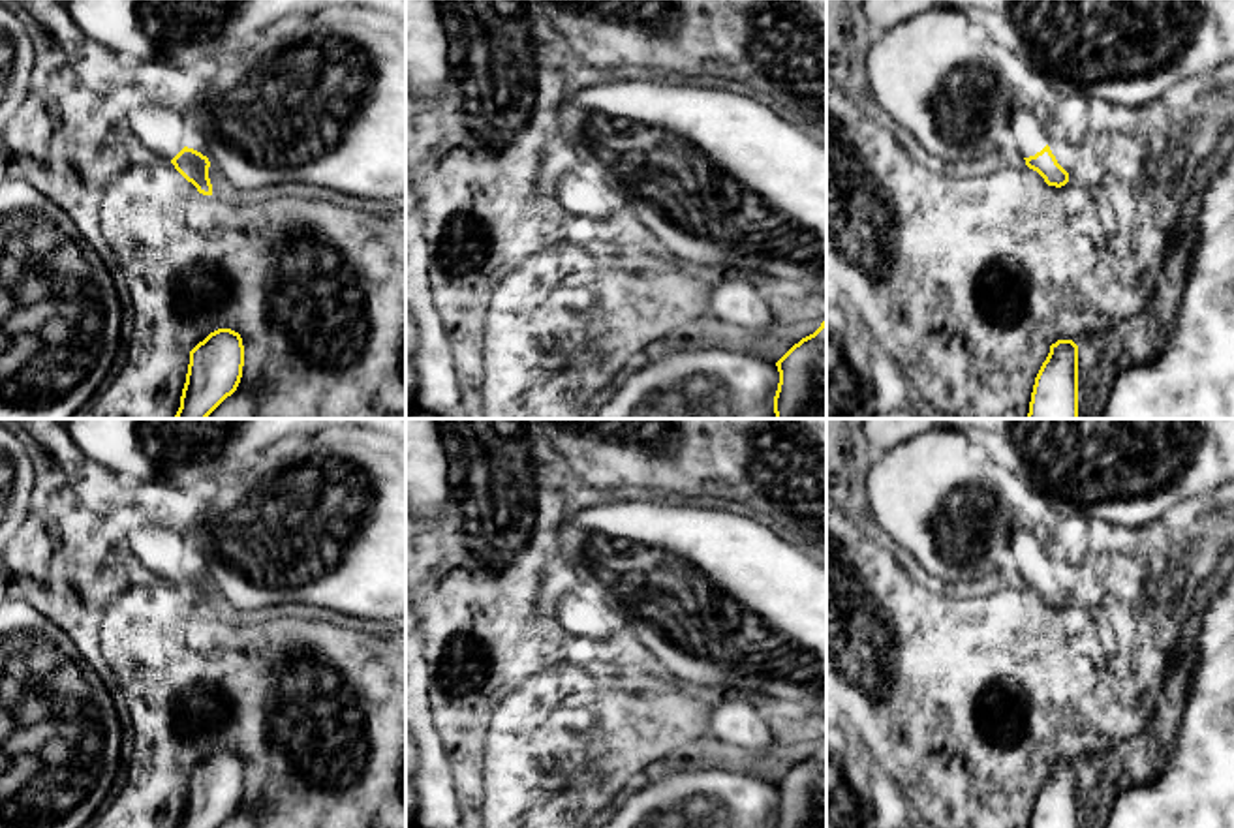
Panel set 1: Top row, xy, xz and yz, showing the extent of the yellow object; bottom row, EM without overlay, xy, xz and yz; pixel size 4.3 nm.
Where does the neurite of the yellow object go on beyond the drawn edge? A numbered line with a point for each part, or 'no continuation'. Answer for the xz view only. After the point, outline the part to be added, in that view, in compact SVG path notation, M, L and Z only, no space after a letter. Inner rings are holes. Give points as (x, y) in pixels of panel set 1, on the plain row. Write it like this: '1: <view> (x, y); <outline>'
no continuation

